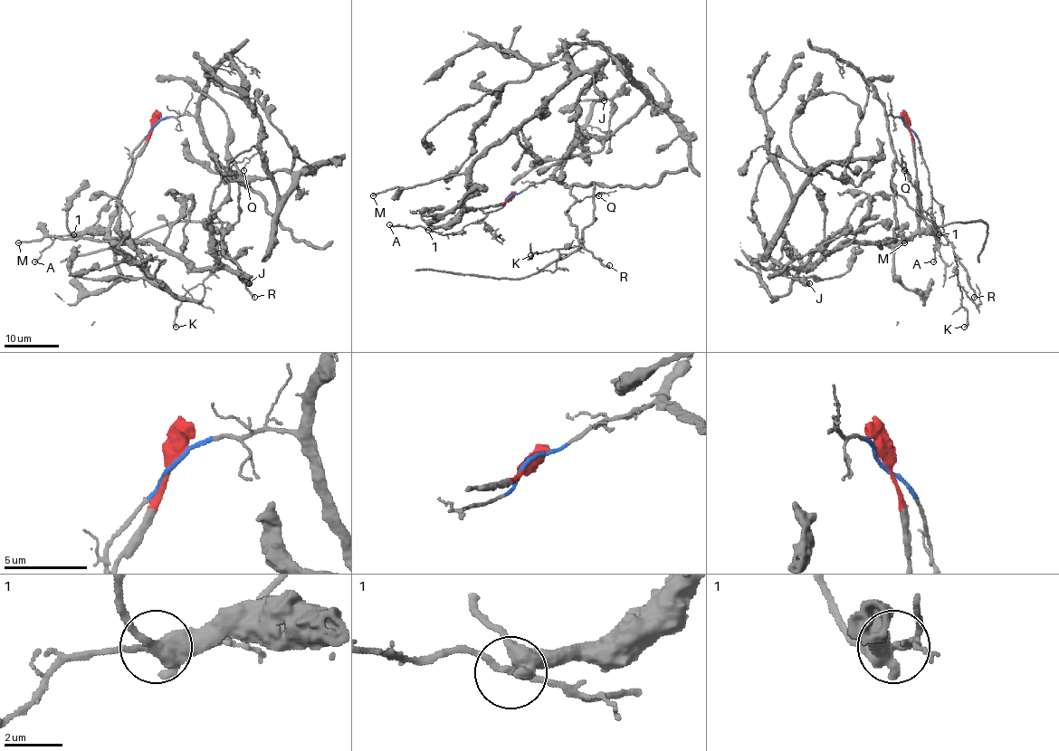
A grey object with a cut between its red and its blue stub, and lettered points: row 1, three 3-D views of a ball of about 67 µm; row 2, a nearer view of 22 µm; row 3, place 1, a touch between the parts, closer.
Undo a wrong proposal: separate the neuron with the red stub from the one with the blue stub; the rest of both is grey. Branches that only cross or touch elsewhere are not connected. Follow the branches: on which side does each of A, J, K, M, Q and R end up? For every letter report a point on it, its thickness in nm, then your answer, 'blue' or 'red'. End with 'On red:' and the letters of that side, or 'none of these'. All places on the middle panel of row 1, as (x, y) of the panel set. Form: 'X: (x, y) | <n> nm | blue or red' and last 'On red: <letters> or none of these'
A: (389, 224) | 190 nm | blue
J: (604, 100) | 750 nm | red
K: (530, 255) | 260 nm | blue
M: (373, 195) | 240 nm | red
Q: (598, 195) | 100 nm | blue
R: (609, 265) | 280 nm | blue
On red: J, M

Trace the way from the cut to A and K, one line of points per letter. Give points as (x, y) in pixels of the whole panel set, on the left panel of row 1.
A: (154, 126), (132, 154), (125, 185), (103, 209), (100, 218), (84, 233), (60, 236), (34, 261)
K: (154, 126), (166, 118), (194, 116), (221, 175), (211, 207), (224, 253), (186, 294), (176, 327)

